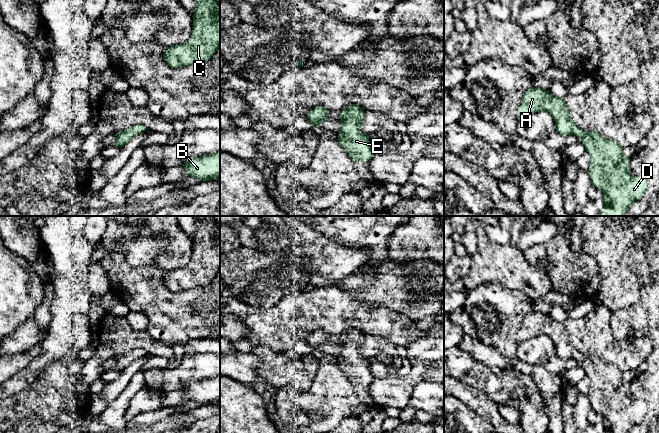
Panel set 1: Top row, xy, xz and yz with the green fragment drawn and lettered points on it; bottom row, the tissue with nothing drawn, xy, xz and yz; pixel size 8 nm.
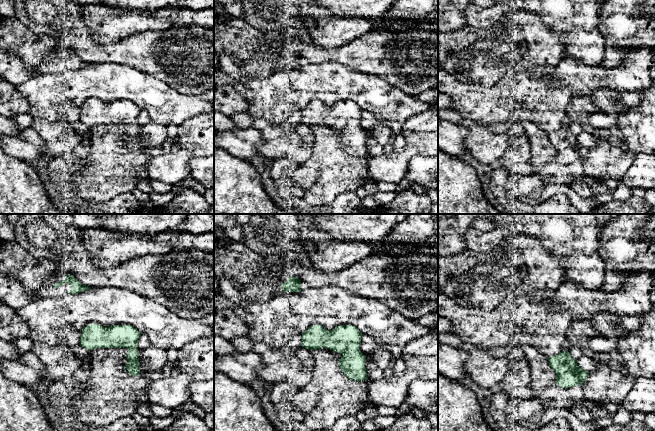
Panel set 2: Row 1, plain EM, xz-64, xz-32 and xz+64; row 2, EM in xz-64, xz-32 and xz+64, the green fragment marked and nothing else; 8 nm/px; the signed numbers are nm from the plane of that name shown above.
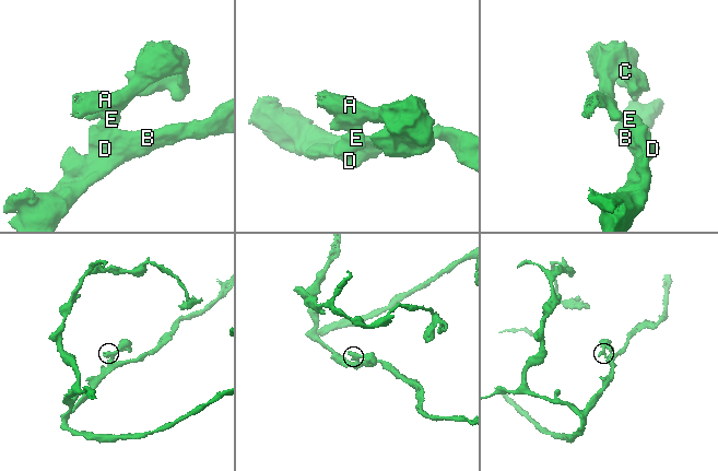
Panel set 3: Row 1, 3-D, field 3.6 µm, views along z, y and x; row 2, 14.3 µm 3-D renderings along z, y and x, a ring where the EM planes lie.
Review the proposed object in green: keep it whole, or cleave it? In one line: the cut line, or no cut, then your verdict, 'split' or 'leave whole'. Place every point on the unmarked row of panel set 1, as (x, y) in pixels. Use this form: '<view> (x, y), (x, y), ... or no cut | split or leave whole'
no cut | leave whole

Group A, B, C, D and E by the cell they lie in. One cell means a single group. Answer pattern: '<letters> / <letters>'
A B C D E

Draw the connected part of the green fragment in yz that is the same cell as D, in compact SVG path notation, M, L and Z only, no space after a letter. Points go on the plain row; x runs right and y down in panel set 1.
M532 310L522 322L522 327L517 333L517 341L528 340L532 337L546 335L555 345L555 353L563 360L575 359L582 363L586 376L589 377L591 385L588 399L592 410L603 416L602 433L628 433L636 424L645 417L646 404L635 401L629 397L630 382L623 377L623 372L618 366L602 361L598 356L584 356L571 343L567 329L562 322L555 321L549 314Z

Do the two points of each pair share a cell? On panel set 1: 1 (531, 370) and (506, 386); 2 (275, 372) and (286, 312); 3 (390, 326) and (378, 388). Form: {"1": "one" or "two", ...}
{"1": "two", "2": "two", "3": "two"}

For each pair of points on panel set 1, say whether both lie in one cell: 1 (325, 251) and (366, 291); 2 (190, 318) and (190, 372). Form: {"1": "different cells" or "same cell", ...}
{"1": "different cells", "2": "different cells"}

